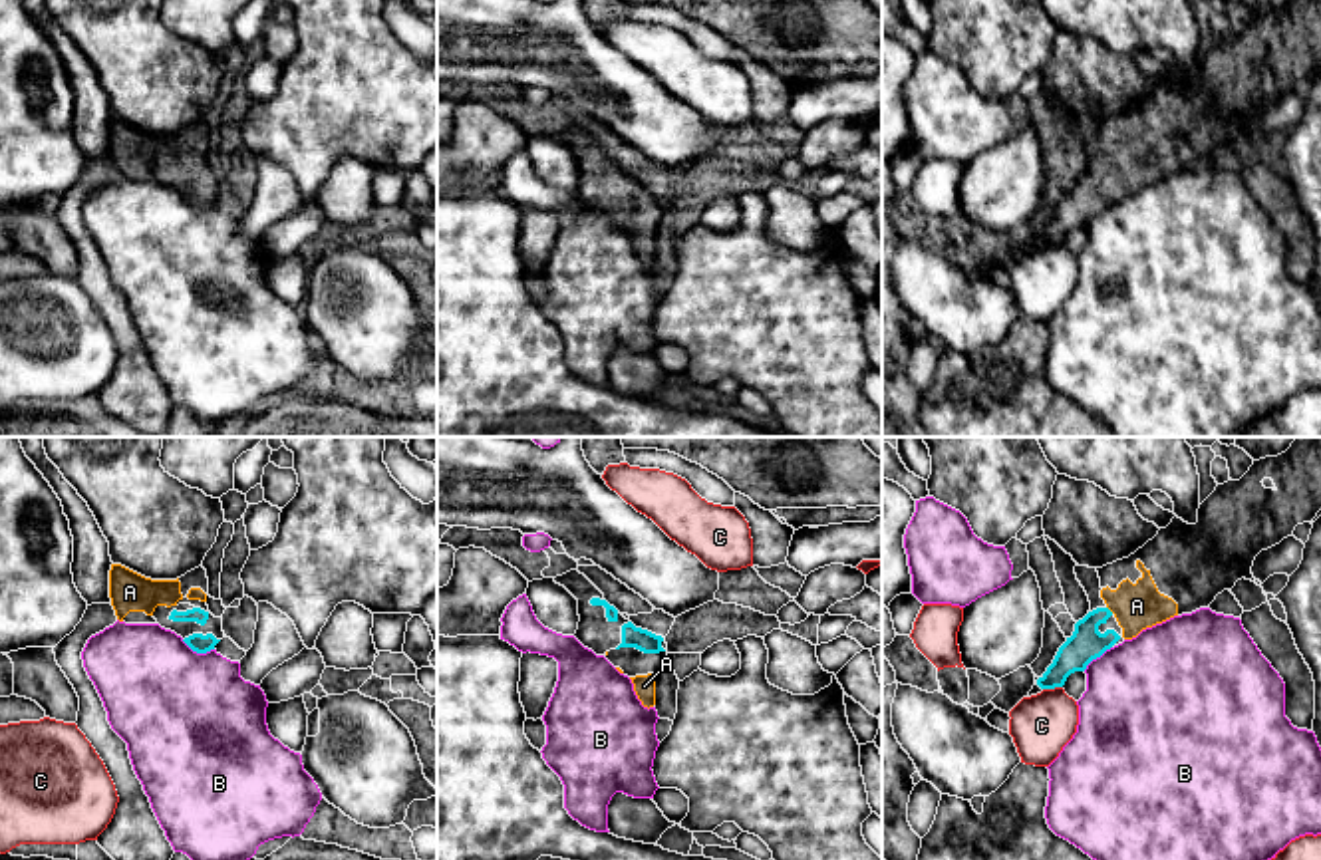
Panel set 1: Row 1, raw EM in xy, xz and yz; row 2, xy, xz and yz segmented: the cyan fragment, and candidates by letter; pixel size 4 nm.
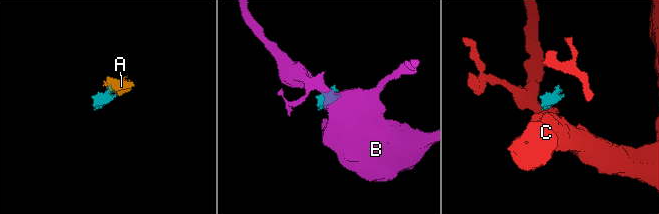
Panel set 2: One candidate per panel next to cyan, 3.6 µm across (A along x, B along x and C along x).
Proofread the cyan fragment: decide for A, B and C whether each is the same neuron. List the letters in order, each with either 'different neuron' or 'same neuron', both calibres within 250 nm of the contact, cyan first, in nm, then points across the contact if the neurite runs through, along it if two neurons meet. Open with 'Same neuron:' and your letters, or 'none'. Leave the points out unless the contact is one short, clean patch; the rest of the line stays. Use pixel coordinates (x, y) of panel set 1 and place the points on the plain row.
Same neuron: A
A: same neuron | 140/190 nm | across yz (1085, 199), (1087, 183), (1109, 165), (1137, 161)
B: different neuron | 80/500 nm | along xy (181, 195), (197, 207), (213, 205)
C: different neuron | 140/240 nm | along yz (1061, 241), (1043, 245)

